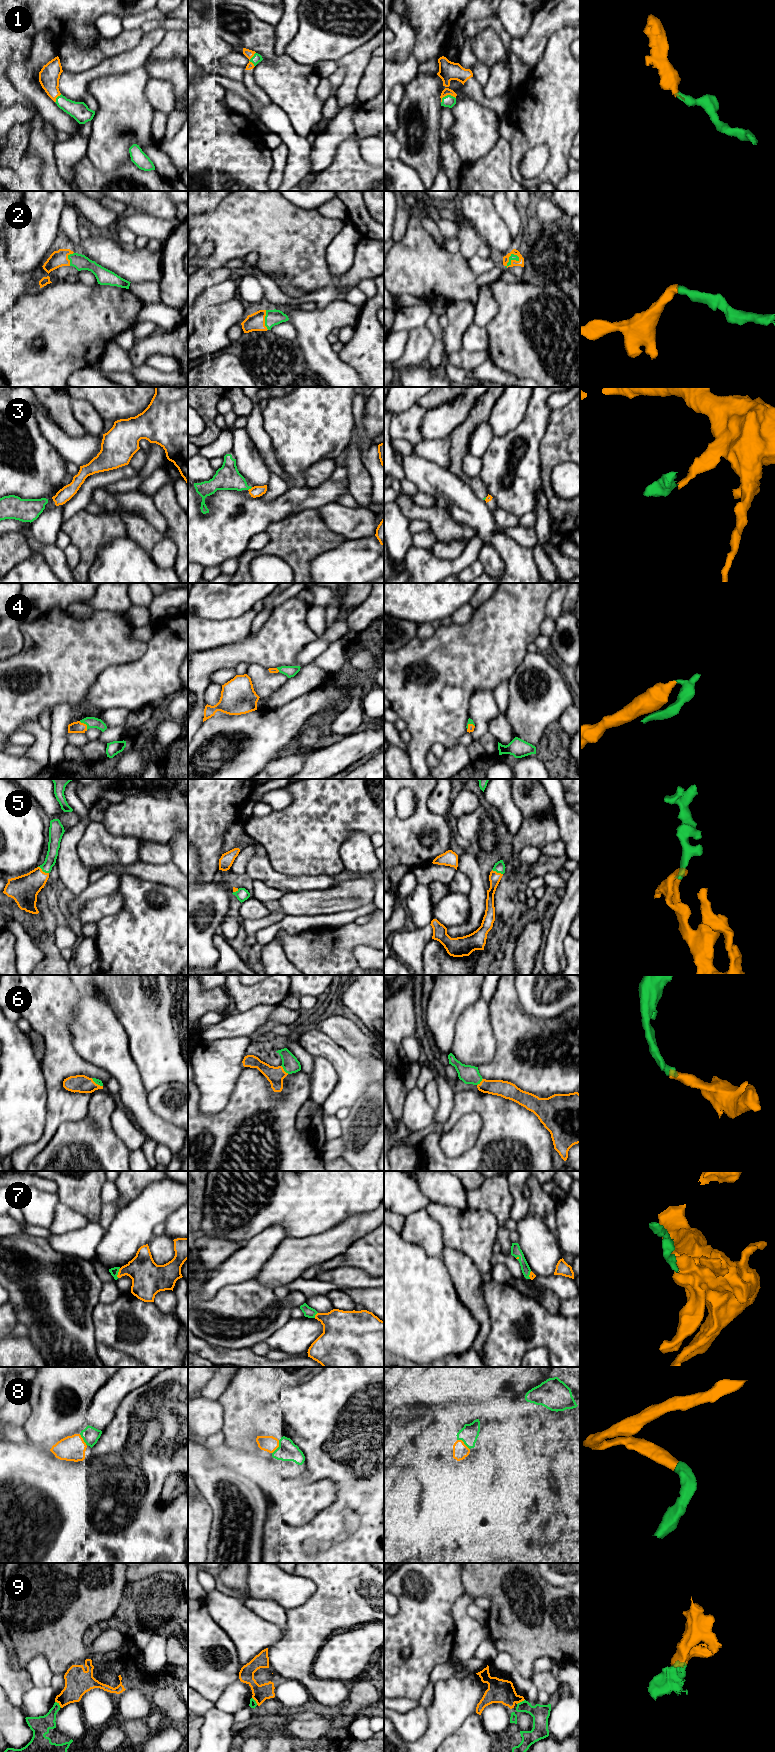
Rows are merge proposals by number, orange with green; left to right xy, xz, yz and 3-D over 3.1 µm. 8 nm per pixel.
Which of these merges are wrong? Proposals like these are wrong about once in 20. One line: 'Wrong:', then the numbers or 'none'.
Wrong: 3

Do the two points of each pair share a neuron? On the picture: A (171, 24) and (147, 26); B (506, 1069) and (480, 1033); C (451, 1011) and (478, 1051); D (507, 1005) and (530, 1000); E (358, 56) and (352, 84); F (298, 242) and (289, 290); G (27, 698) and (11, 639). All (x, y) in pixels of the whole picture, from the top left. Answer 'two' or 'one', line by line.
A: one
B: two
C: two
D: two
E: one
F: two
G: two

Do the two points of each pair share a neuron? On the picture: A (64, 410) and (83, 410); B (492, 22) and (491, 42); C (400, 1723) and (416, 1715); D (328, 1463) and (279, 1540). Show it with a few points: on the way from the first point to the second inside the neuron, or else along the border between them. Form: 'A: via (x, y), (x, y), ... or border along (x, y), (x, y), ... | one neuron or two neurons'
A: border along (71, 400), (72, 414), (84, 430) | two neurons
B: border along (471, 37), (485, 28), (492, 28), (505, 47) | two neurons
C: via (404, 1723), (408, 1723), (412, 1719) | one neuron
D: via (343, 1489), (343, 1503), (317, 1529), (305, 1532) | one neuron

